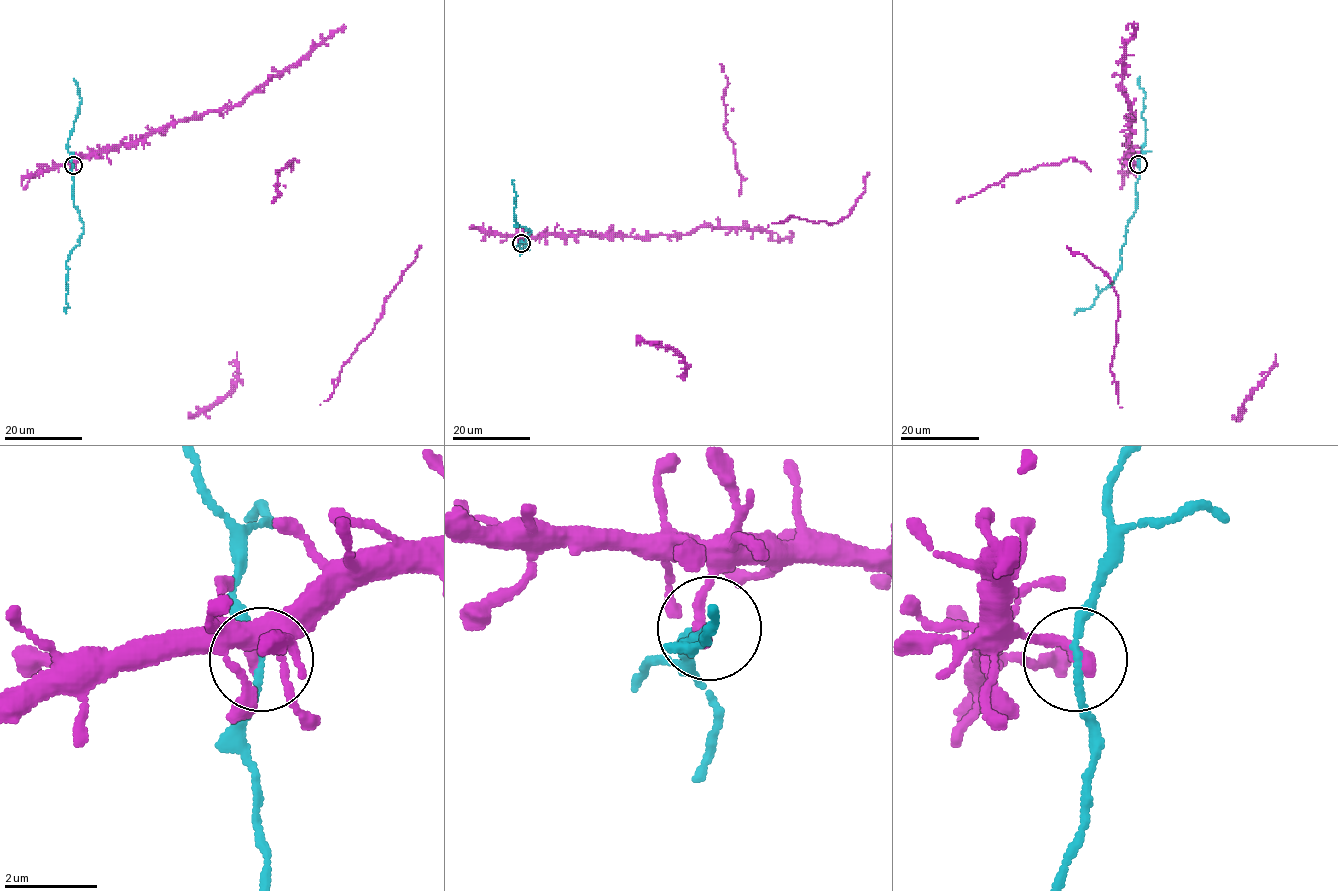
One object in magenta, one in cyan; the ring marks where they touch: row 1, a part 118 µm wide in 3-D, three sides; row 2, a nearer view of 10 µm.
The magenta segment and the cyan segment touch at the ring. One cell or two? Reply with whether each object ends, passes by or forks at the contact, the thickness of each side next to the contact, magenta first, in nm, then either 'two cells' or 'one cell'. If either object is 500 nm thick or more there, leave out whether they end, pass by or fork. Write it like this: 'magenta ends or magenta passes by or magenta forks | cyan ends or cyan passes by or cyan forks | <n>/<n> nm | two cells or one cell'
magenta ends | cyan passes by | 360/130 nm | one cell

